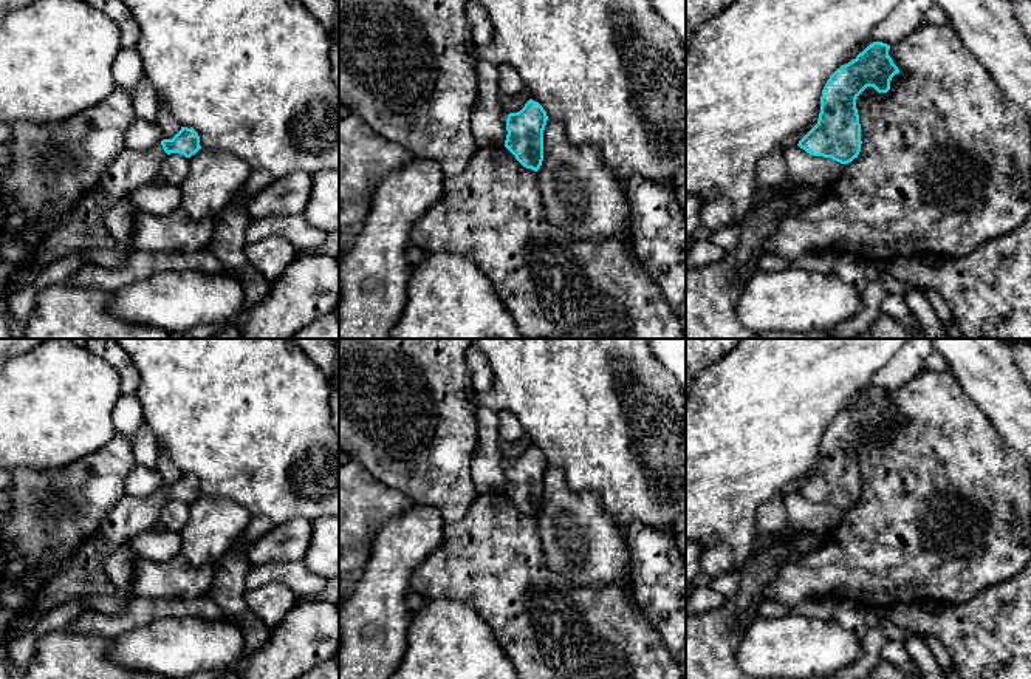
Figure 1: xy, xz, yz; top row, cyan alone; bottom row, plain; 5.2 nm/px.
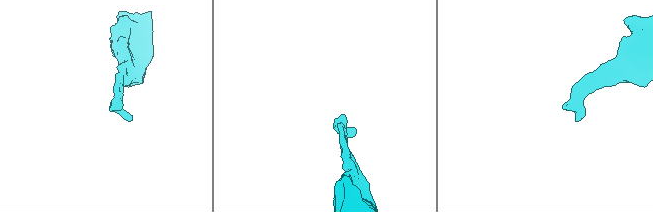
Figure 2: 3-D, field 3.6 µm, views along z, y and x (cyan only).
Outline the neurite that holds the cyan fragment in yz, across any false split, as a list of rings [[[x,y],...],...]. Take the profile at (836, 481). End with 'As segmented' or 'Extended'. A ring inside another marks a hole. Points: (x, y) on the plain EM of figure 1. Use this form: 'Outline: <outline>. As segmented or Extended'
Outline: [[[873,388],[830,422],[822,436],[817,470],[799,487],[800,495],[813,503],[831,504],[841,510],[858,504],[862,487],[856,445],[867,433],[873,433],[878,439],[890,436],[890,427],[899,416],[889,402],[889,396],[890,391]]]. As segmented

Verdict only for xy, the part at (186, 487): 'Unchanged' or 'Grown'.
Grown

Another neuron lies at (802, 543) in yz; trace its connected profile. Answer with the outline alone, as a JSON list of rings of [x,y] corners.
[[[797,531],[790,538],[786,563],[799,561],[820,548],[824,538],[814,537],[808,532]]]

